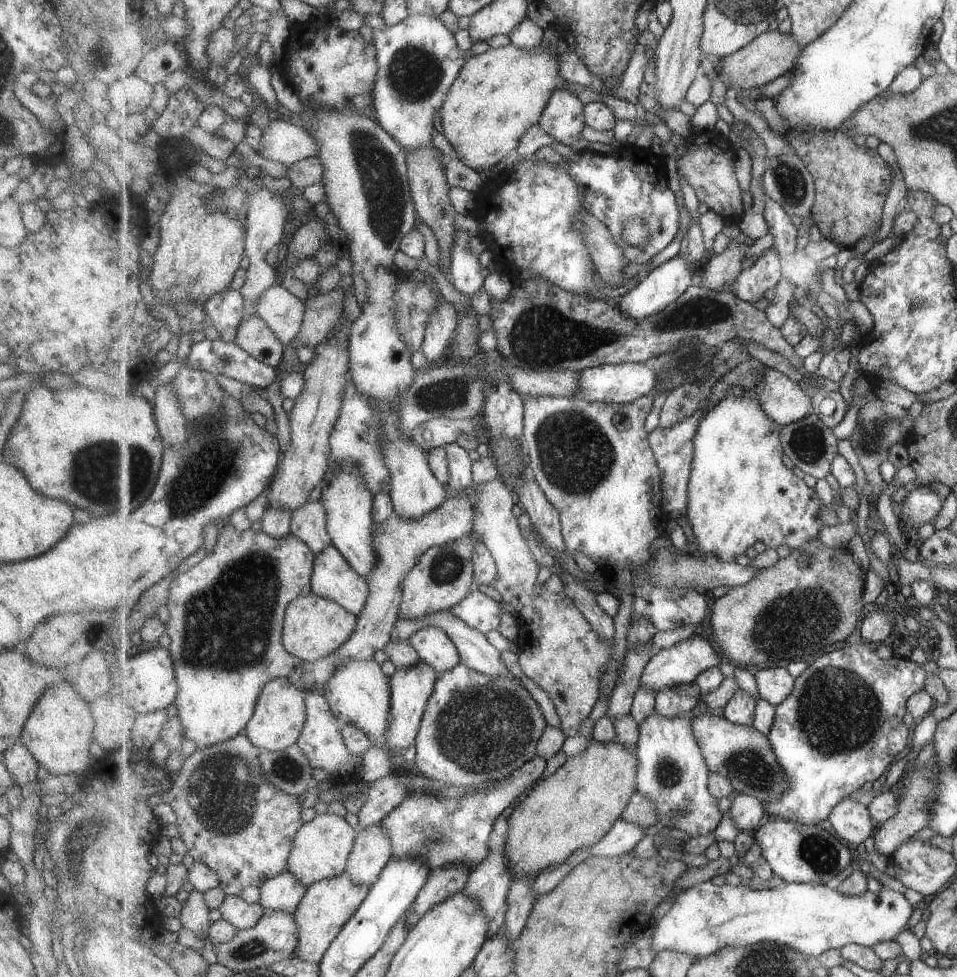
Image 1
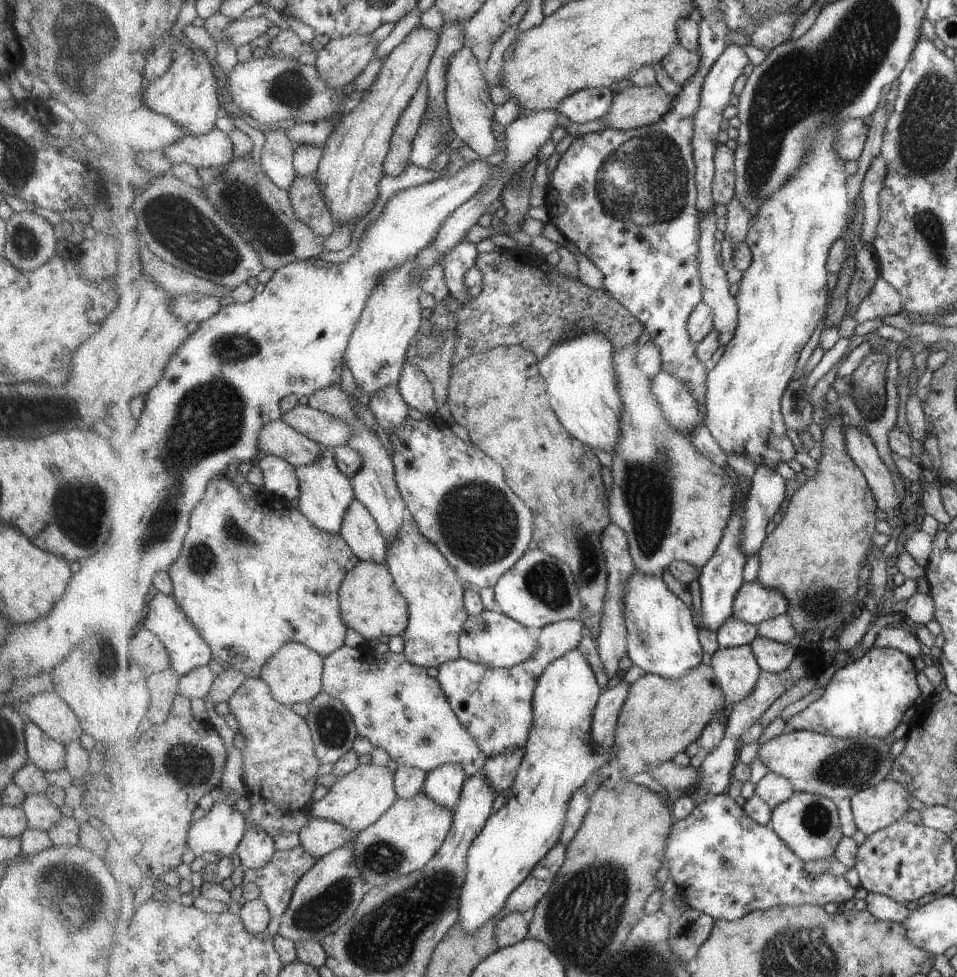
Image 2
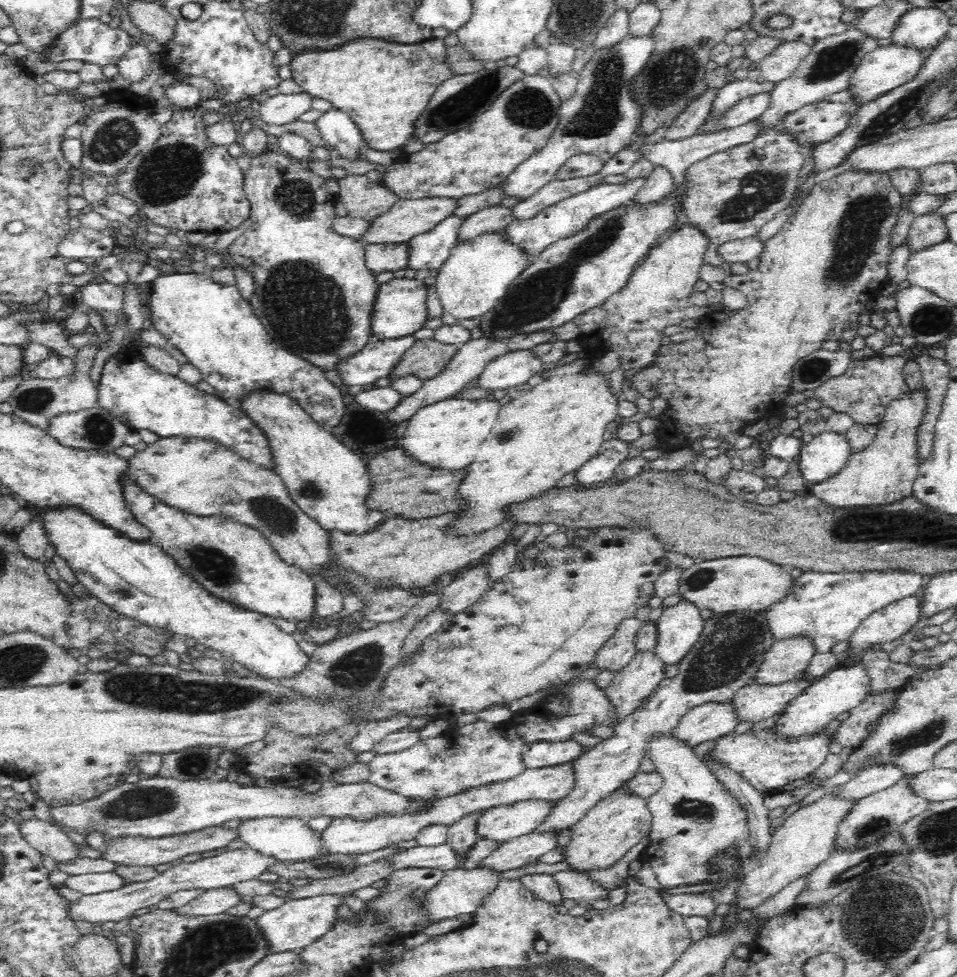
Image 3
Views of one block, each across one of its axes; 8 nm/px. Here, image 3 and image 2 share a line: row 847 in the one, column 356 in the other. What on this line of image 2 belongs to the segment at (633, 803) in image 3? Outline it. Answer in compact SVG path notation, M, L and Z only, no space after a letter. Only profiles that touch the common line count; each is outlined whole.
M361 559L358 566L349 571L343 580L339 596L343 622L358 632L366 643L404 634L409 626L409 604L399 592L388 564Z

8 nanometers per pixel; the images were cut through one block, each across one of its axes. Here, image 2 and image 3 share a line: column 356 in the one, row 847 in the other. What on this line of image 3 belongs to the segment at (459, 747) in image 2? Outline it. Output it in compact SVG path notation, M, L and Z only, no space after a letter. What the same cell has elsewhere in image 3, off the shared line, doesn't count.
M654 733L645 742L645 750L664 777L660 790L647 798L652 820L649 845L638 857L648 863L659 886L664 889L695 884L707 875L707 860L728 845L748 840L747 812L725 789L704 758L676 733Z

